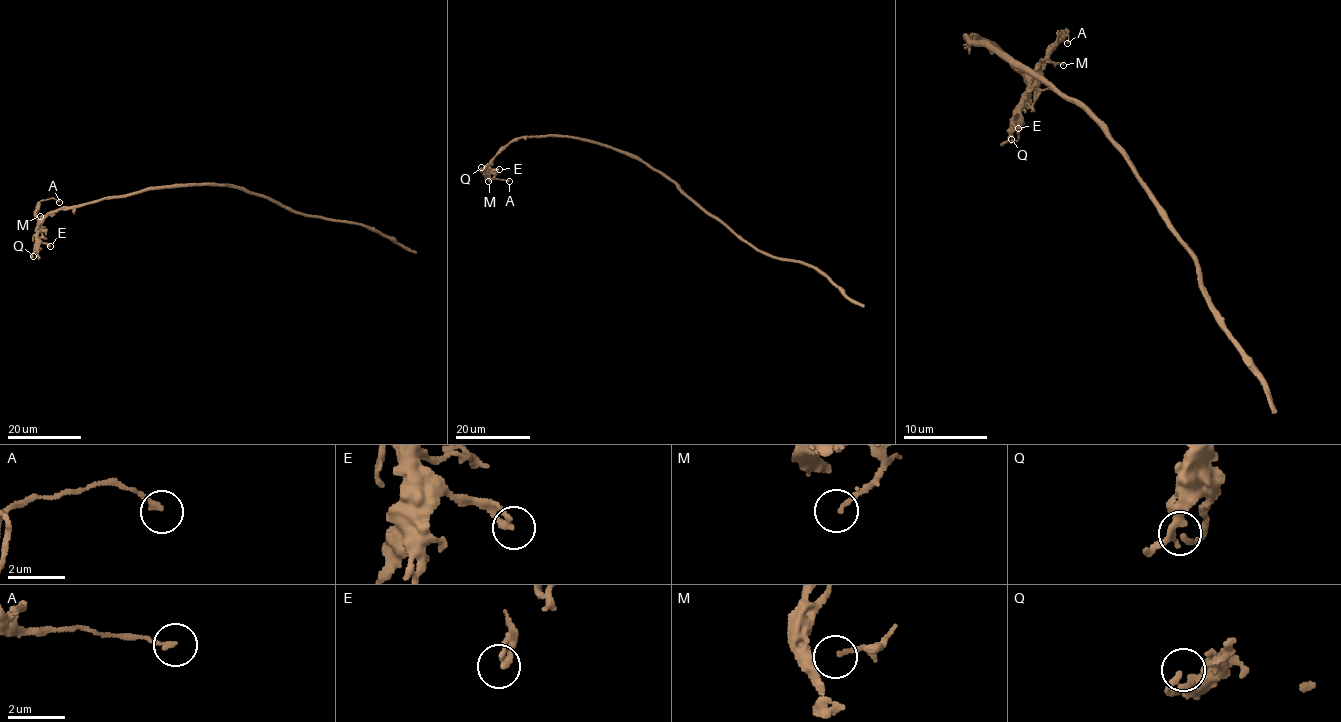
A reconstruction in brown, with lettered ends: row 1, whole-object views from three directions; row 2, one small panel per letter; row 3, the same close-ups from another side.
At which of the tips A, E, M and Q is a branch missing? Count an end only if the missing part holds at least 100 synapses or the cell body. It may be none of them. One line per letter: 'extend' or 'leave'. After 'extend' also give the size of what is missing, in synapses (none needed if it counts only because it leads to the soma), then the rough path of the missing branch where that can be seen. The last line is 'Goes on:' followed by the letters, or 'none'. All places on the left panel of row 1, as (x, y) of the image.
A: leave
E: leave
M: leave
Q: leave
Goes on: none

